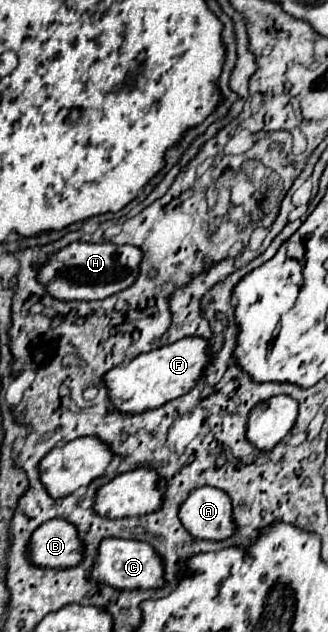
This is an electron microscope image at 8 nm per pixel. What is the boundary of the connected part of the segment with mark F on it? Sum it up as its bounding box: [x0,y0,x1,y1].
[104,337,214,413]

